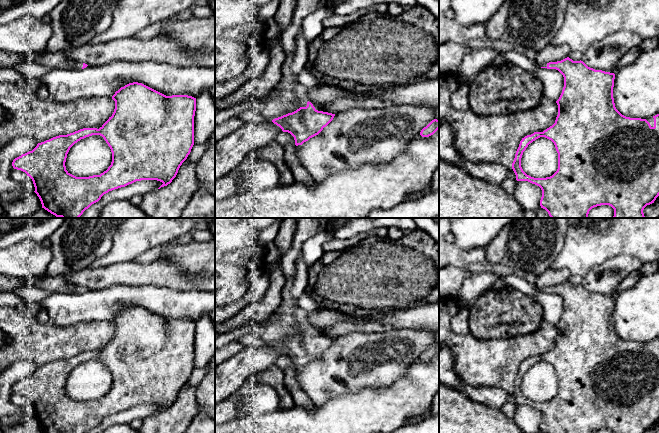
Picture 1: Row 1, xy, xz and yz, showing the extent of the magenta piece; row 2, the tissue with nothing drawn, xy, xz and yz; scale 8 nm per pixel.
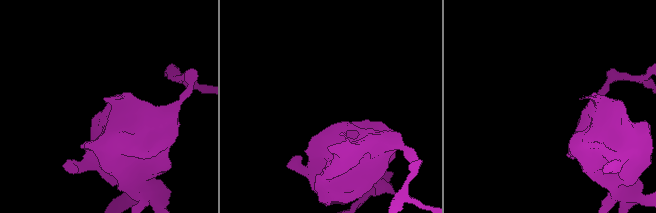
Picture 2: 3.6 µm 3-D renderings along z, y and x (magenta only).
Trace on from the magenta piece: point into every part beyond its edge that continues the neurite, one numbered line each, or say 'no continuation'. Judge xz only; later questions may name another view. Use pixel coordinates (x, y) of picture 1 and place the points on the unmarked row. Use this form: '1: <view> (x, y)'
1: xz (293, 319)

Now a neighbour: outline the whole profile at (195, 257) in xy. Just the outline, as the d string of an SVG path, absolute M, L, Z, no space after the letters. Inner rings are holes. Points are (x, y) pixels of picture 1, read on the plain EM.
M215 239L208 242L192 241L188 244L168 245L158 260L174 263L191 275L203 272L210 277L215 275Z

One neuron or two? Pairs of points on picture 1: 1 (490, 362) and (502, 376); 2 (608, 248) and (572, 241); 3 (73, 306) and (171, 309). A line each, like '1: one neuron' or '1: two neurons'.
1: one neuron
2: one neuron
3: one neuron

